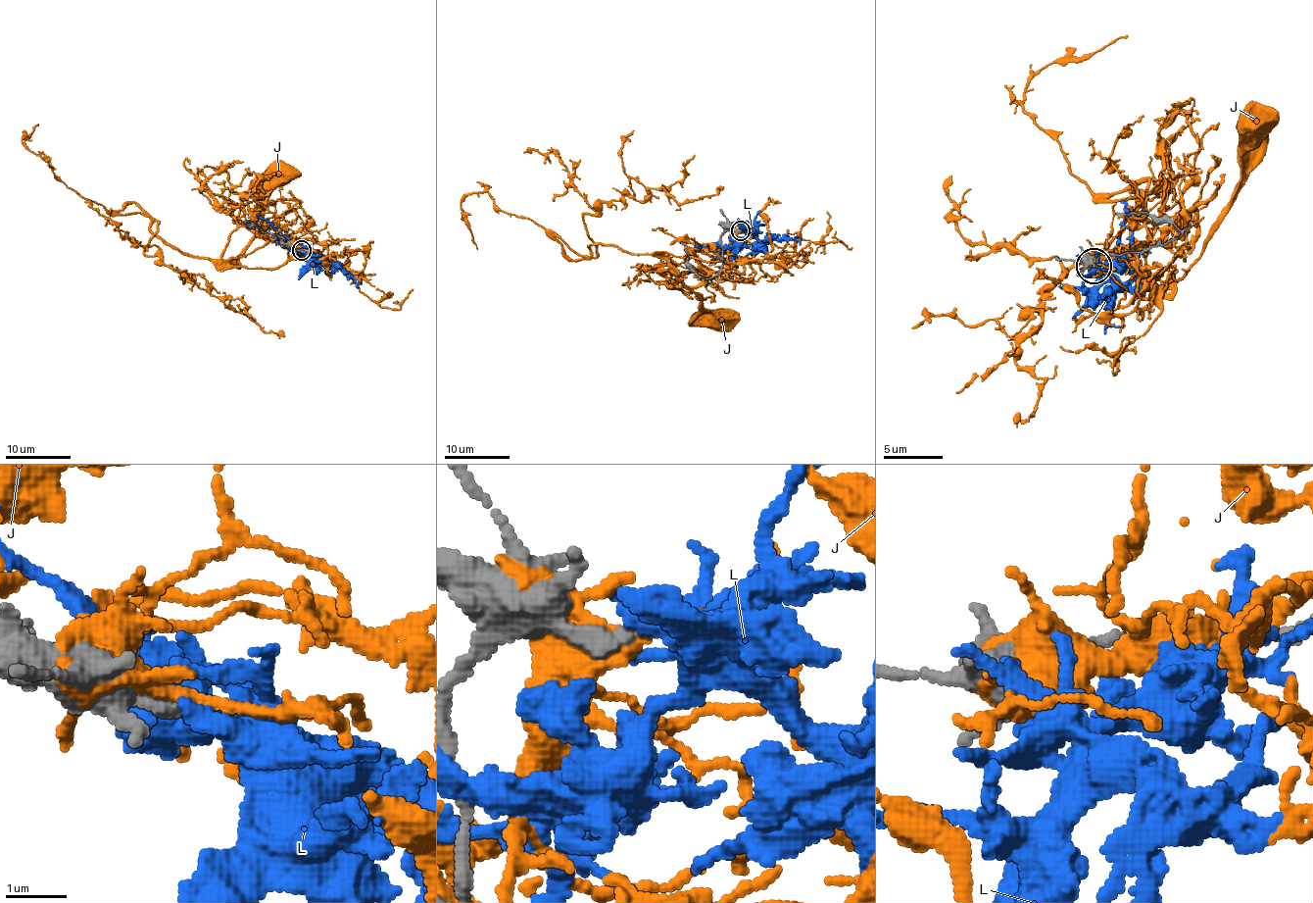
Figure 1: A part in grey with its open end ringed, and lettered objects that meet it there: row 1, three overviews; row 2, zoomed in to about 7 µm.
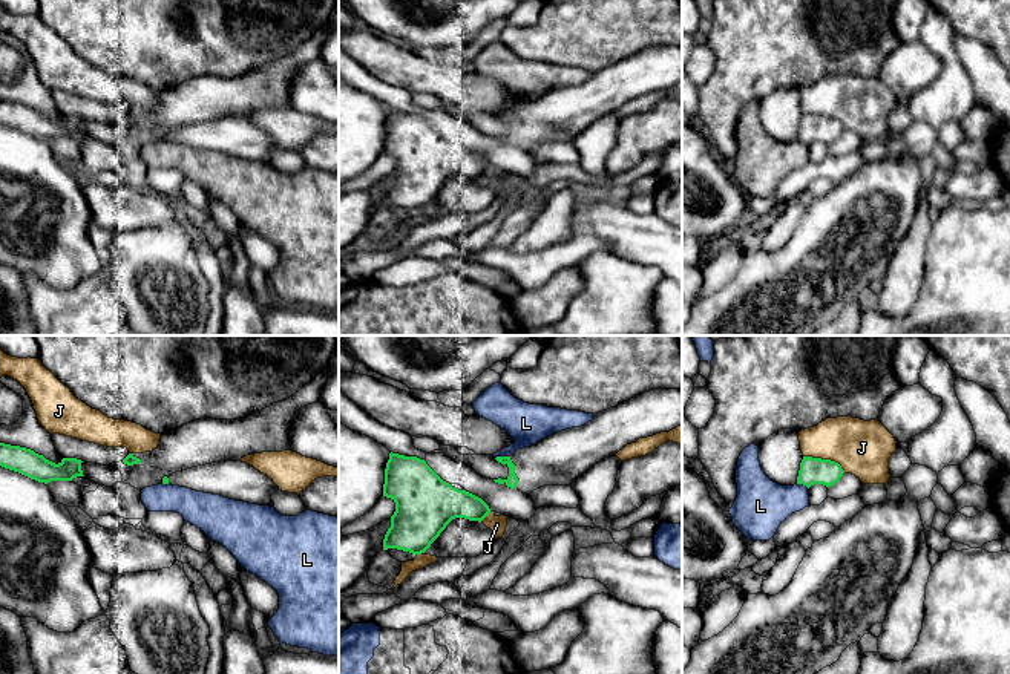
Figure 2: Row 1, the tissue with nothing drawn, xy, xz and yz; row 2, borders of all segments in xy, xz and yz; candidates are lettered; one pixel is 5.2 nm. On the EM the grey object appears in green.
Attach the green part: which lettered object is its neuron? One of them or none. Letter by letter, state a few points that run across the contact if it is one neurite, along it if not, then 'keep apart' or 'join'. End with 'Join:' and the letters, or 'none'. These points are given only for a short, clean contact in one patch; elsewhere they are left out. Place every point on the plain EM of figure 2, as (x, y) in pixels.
J: keep apart
L: keep apart
Join: none

